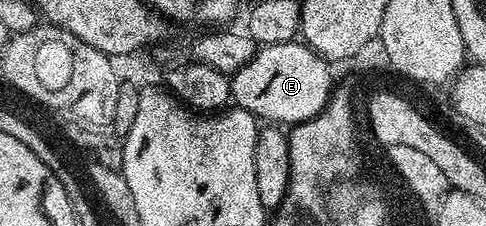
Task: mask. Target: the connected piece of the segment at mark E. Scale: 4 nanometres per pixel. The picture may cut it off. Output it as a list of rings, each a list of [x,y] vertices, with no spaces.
[[[294,40],[283,44],[271,44],[258,49],[255,57],[231,75],[231,98],[240,109],[251,112],[258,119],[270,118],[270,123],[296,124],[311,120],[329,102],[335,89],[330,63],[316,54],[304,41]]]

